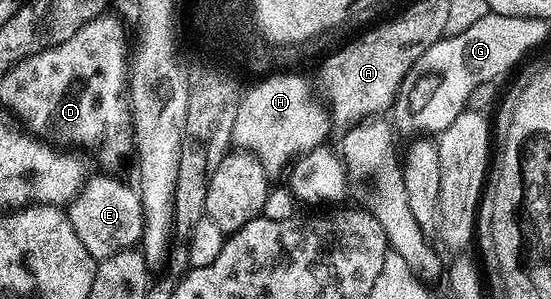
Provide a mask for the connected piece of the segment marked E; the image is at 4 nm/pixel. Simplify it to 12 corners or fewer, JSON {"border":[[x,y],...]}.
{"border":[[89,177],[66,213],[97,260],[144,236],[140,195]]}

